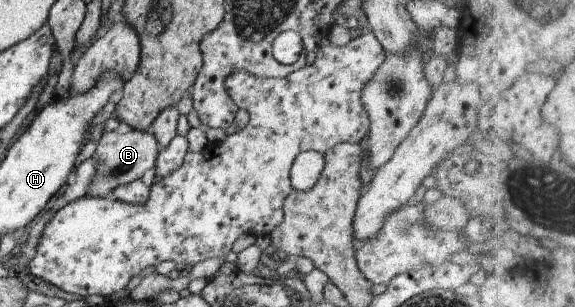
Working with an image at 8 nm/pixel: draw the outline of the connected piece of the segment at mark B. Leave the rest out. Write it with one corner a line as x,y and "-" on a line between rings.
129,130
123,134
104,132
97,141
91,158
95,160
95,174
91,176
90,186
85,190
85,196
103,198
117,186
125,185
140,179
144,172
155,165
159,148
153,134
147,130

